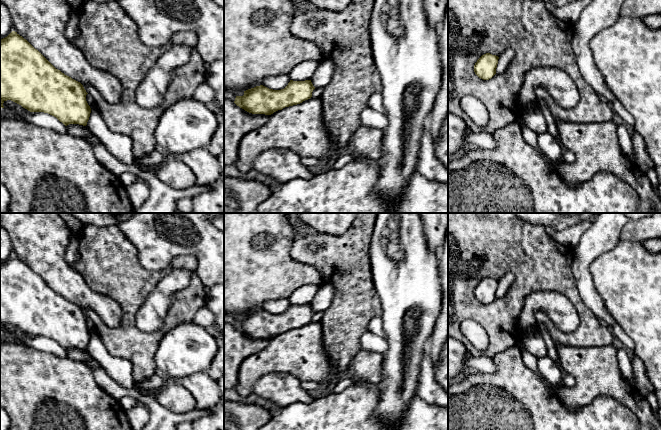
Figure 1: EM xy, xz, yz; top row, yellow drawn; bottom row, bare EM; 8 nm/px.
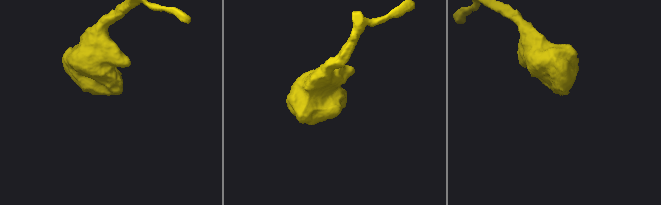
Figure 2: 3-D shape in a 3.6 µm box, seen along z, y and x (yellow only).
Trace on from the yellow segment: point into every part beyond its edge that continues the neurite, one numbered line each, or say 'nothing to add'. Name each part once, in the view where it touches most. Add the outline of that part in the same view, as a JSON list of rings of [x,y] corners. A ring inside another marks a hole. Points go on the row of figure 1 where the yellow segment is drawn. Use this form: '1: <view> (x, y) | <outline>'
nothing to add

